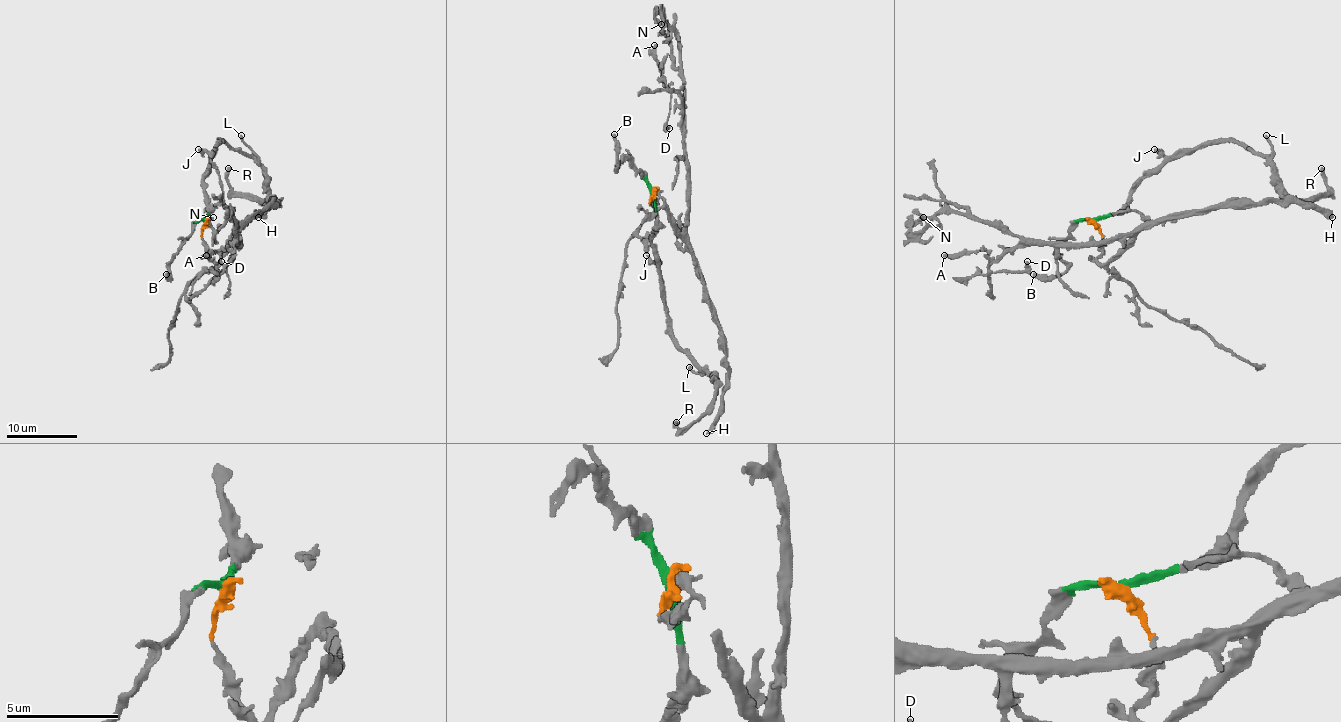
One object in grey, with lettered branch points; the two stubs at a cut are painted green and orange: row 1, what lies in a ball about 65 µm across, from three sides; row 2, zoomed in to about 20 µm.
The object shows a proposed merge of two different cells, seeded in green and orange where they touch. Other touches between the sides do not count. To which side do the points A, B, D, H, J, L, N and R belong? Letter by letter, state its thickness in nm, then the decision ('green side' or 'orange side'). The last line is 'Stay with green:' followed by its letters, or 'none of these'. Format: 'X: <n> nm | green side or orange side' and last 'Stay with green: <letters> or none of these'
A: 320 nm | orange side
B: 320 nm | green side
D: 240 nm | orange side
H: 440 nm | orange side
J: 240 nm | green side
L: 190 nm | green side
N: 240 nm | orange side
R: 360 nm | green side
Stay with green: B, J, L, R

